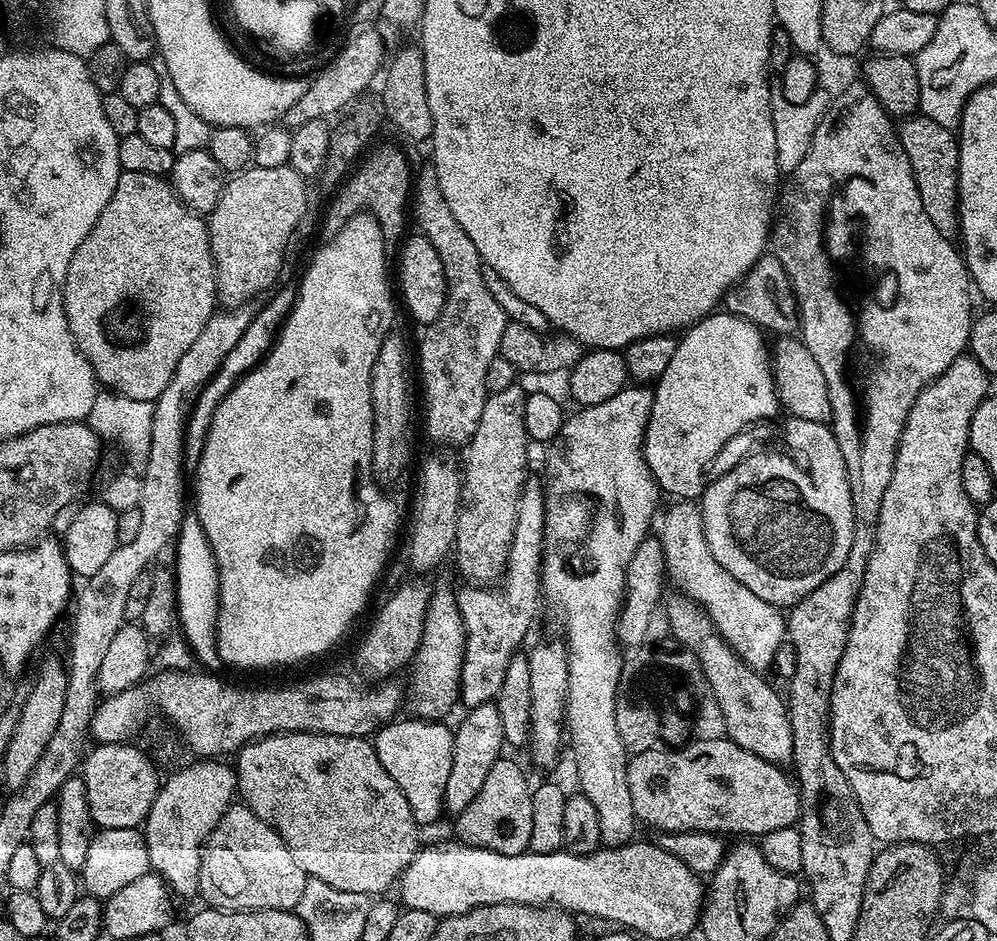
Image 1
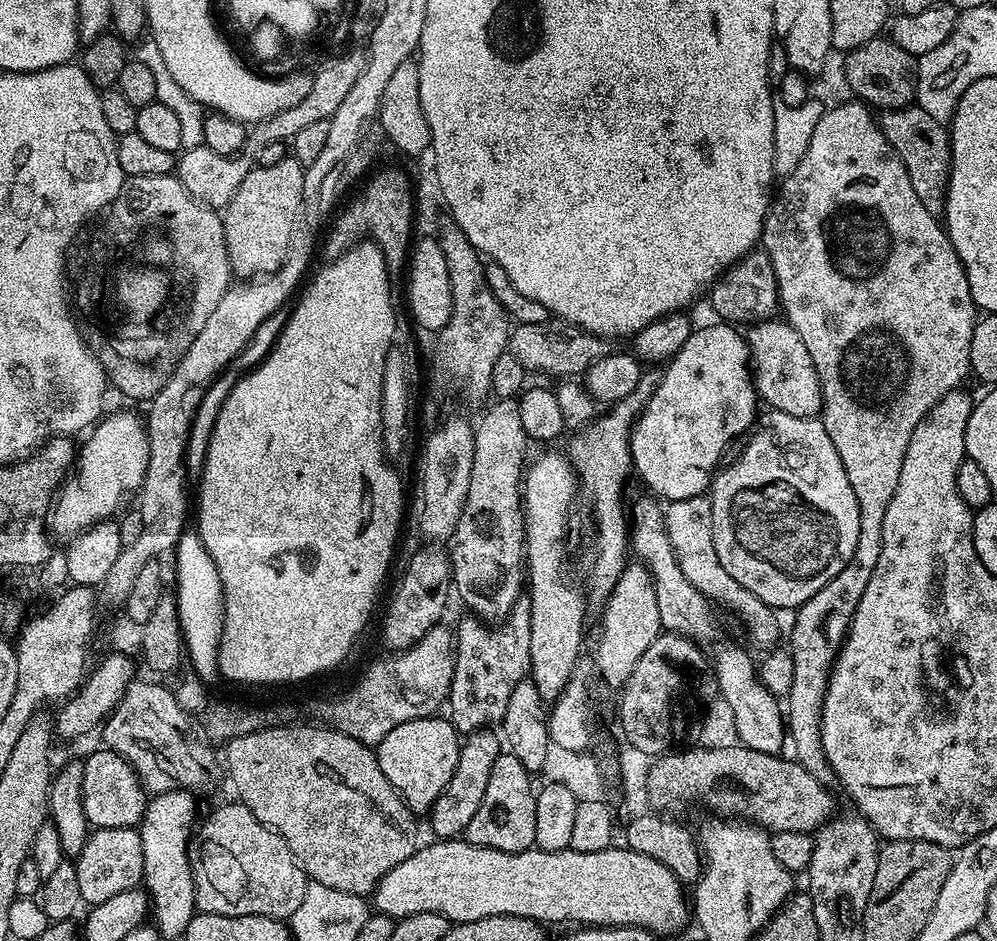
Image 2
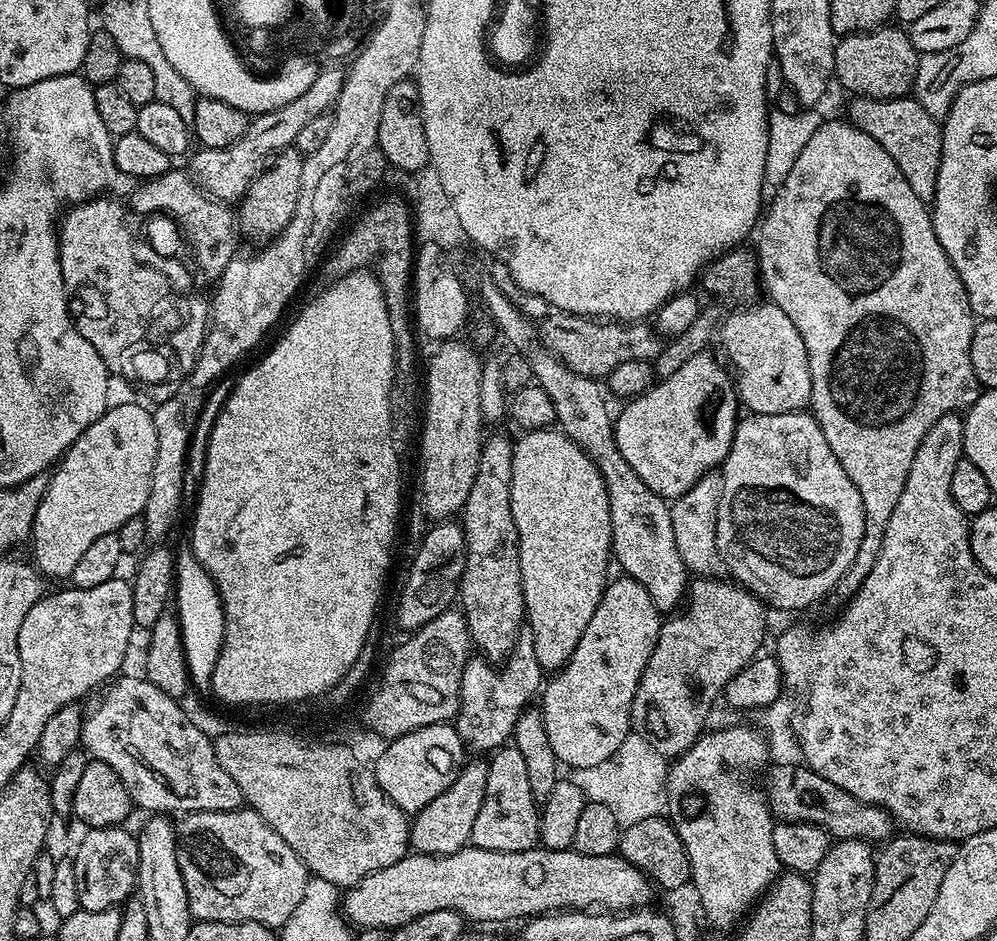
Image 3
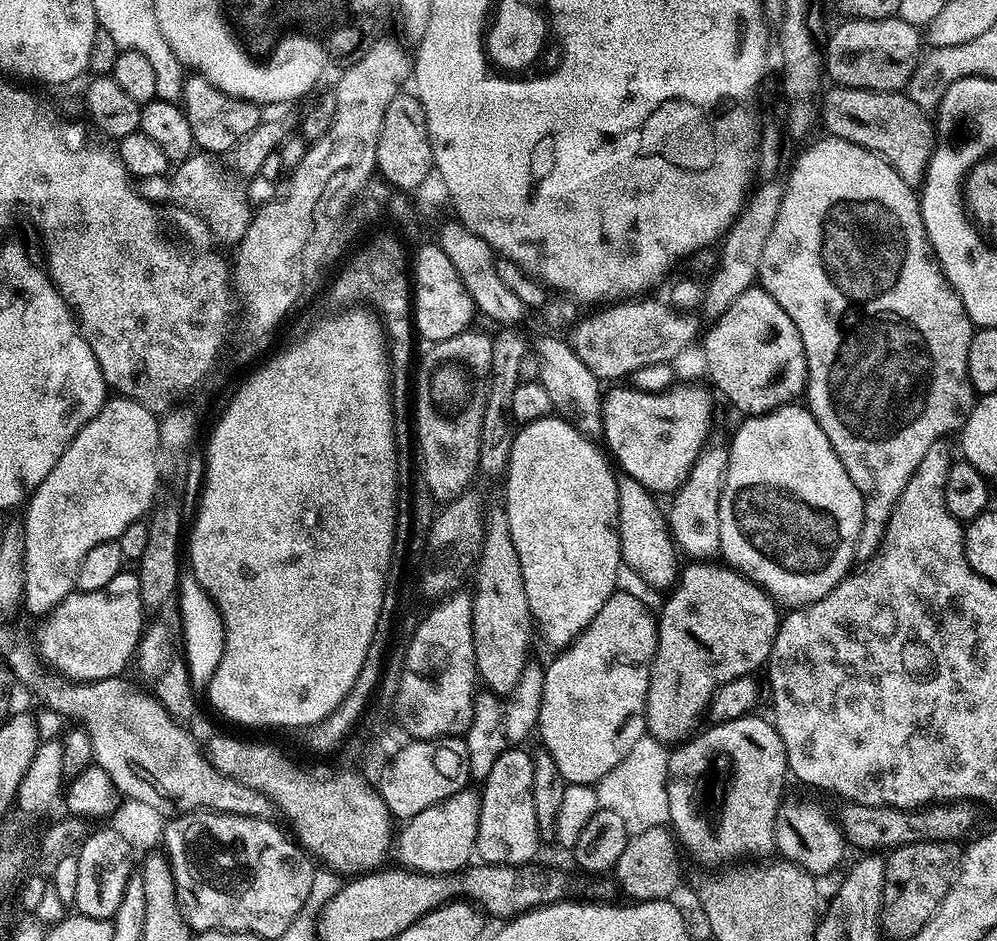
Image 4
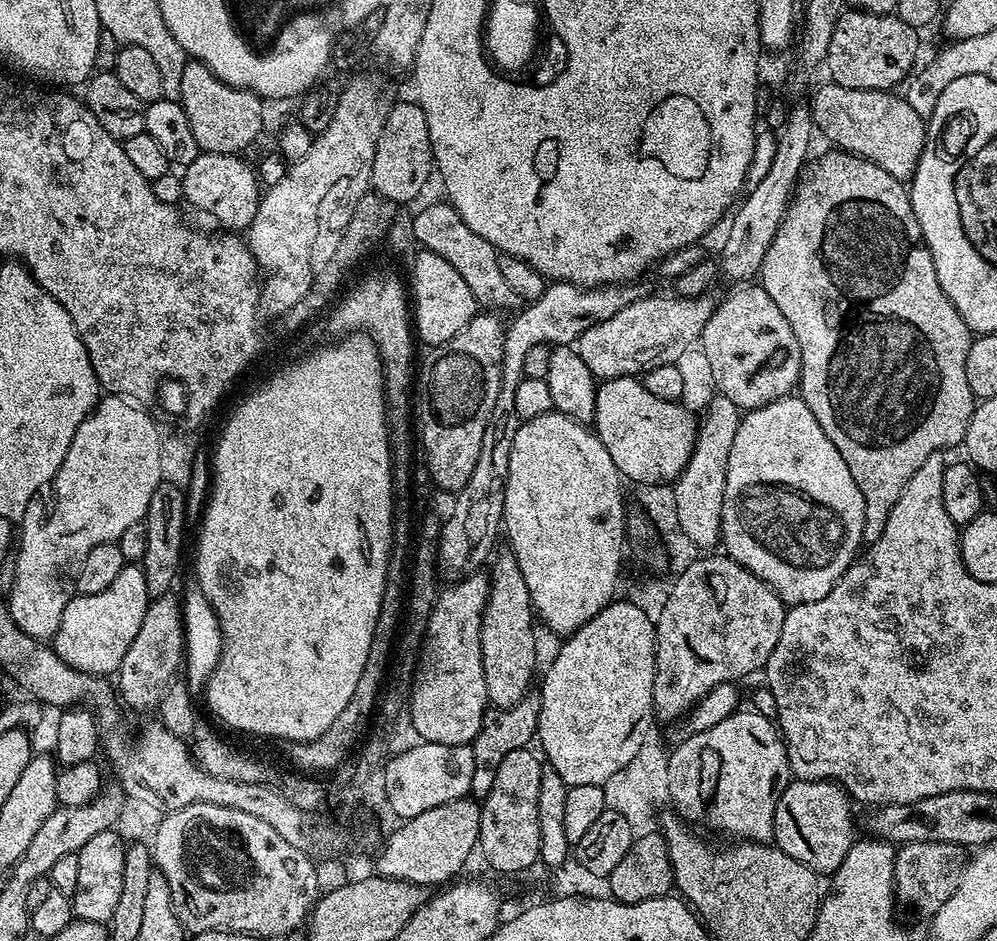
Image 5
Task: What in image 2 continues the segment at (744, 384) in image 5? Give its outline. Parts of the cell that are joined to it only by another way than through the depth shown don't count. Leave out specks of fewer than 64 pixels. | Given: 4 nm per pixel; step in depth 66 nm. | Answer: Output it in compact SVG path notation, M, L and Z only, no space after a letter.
M784 318L757 320L747 330L748 355L757 397L763 403L765 400L773 412L794 414L794 418L819 417L824 407L820 375L814 370L810 350L806 350L802 338L798 338L798 330L790 327Z

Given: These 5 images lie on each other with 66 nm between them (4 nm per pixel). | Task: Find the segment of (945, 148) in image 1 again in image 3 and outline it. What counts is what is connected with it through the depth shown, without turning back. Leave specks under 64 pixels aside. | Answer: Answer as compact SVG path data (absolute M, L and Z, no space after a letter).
M857 96L847 101L846 116L857 128L870 134L870 138L874 138L878 146L890 154L890 158L894 158L906 182L910 182L910 190L914 190L918 198L931 202L938 186L938 166L942 158L944 129L941 121L926 114L920 103L908 96L899 96L893 100L871 100Z

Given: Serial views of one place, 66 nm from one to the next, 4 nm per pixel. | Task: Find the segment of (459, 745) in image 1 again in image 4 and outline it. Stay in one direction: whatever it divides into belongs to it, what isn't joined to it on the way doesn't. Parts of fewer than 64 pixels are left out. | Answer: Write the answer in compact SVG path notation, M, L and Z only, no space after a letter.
M469 786L458 794L450 794L450 798L430 806L430 810L422 810L422 814L403 821L404 829L401 832L399 829L394 844L394 852L400 855L399 863L403 867L441 876L458 872L473 859L480 817L480 792L474 788Z

